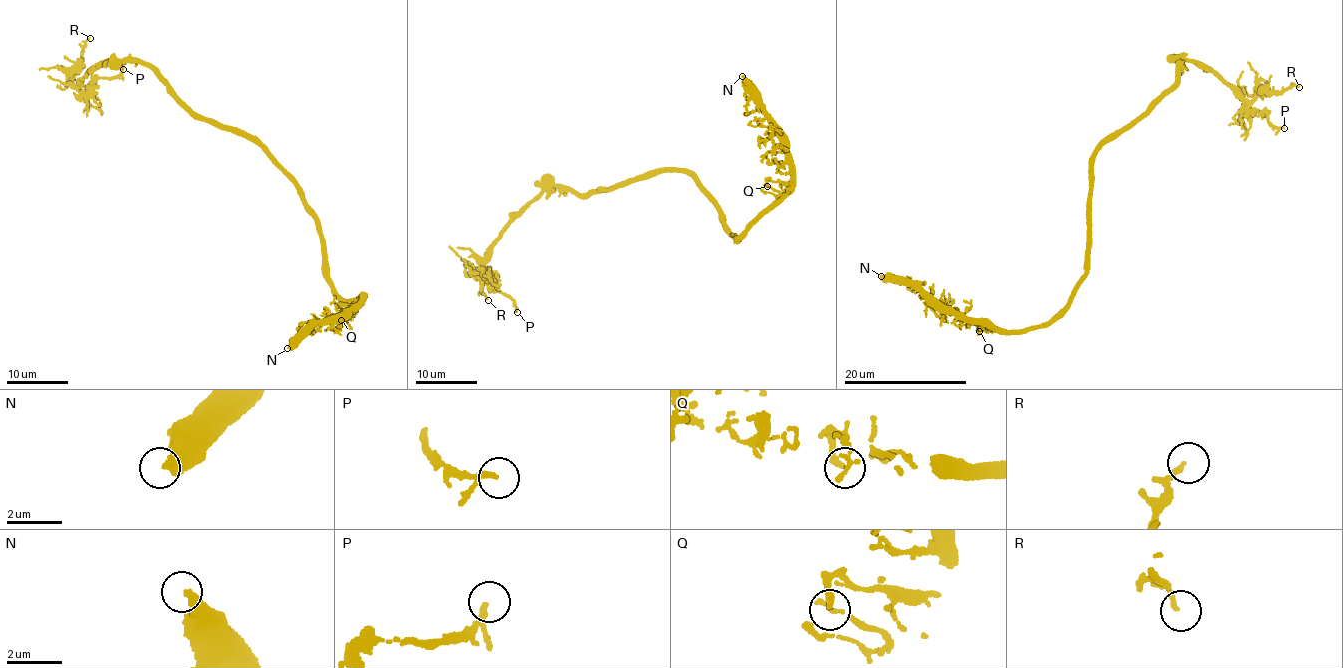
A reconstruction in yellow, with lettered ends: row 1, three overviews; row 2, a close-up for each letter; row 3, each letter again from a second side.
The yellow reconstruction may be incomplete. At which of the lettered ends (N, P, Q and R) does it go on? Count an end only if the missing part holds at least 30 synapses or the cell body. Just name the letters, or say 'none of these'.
N

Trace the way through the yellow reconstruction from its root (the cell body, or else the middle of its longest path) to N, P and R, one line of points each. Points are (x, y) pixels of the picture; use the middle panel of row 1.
N: (697, 184), (712, 198), (734, 240), (788, 185), (786, 136), (763, 110), (752, 82), (742, 76)
P: (697, 184), (684, 173), (659, 169), (581, 194), (544, 189), (484, 263), (488, 282), (517, 312)
R: (697, 184), (684, 173), (659, 169), (581, 194), (569, 189), (544, 189), (513, 220), (474, 273), (488, 300)

